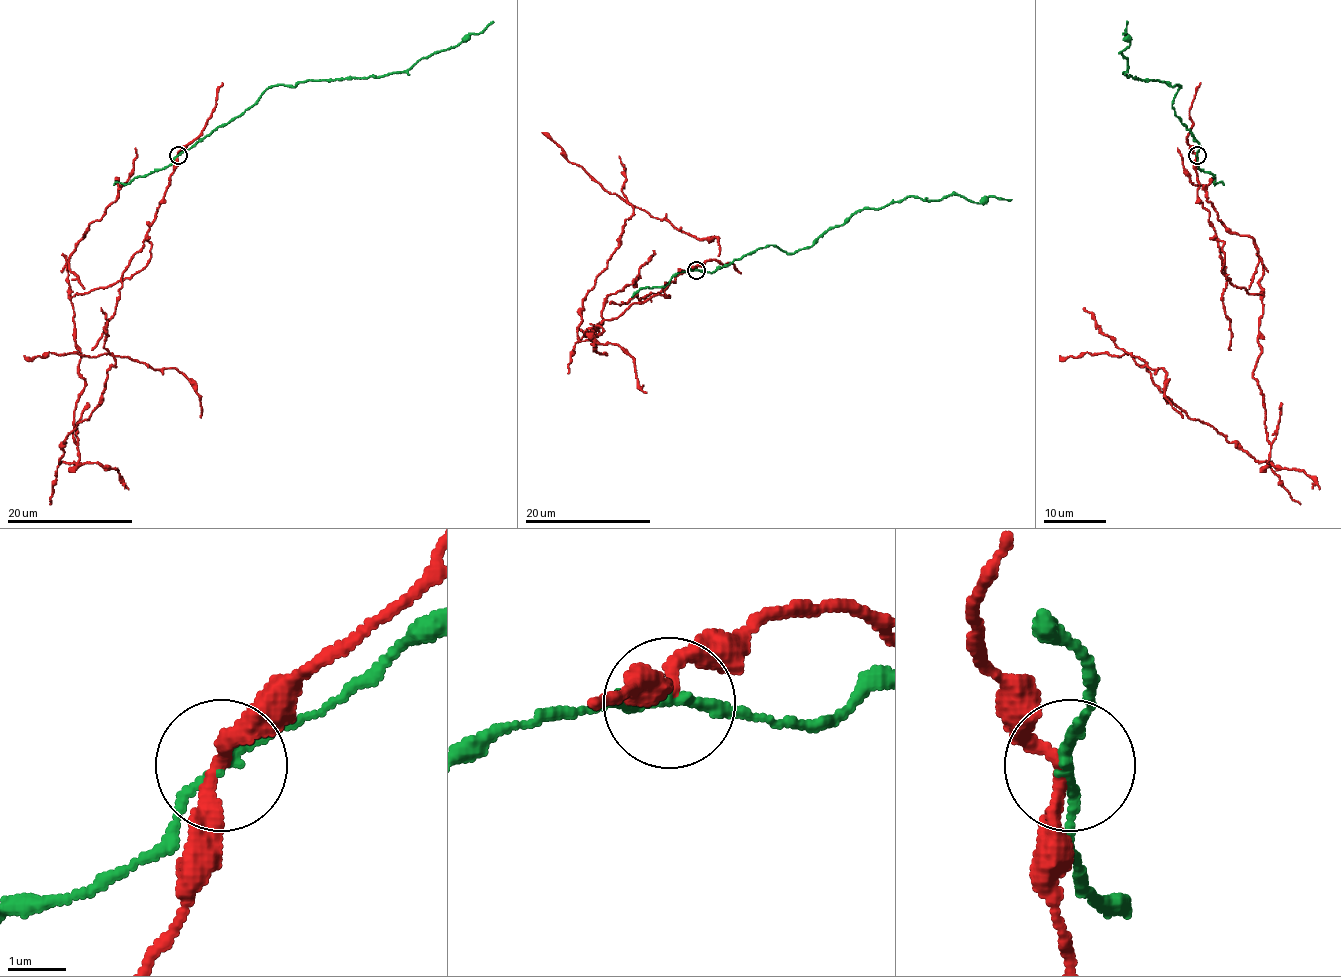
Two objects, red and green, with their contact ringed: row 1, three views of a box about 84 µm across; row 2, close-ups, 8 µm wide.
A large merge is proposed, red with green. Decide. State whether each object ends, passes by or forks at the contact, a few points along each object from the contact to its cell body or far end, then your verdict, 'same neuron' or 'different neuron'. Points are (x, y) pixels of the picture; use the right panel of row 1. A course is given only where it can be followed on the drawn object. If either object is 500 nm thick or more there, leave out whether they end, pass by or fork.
red passes by; green passes by; course red (1197, 154), (1226, 277), (1263, 298), (1252, 378), (1270, 460), (1191, 419), (1133, 356), (1163, 368), (1183, 417); course green (1197, 154), (1199, 145), (1174, 112), (1180, 87), (1123, 72), (1122, 52), (1130, 44), (1123, 33), (1127, 22); different neuron

